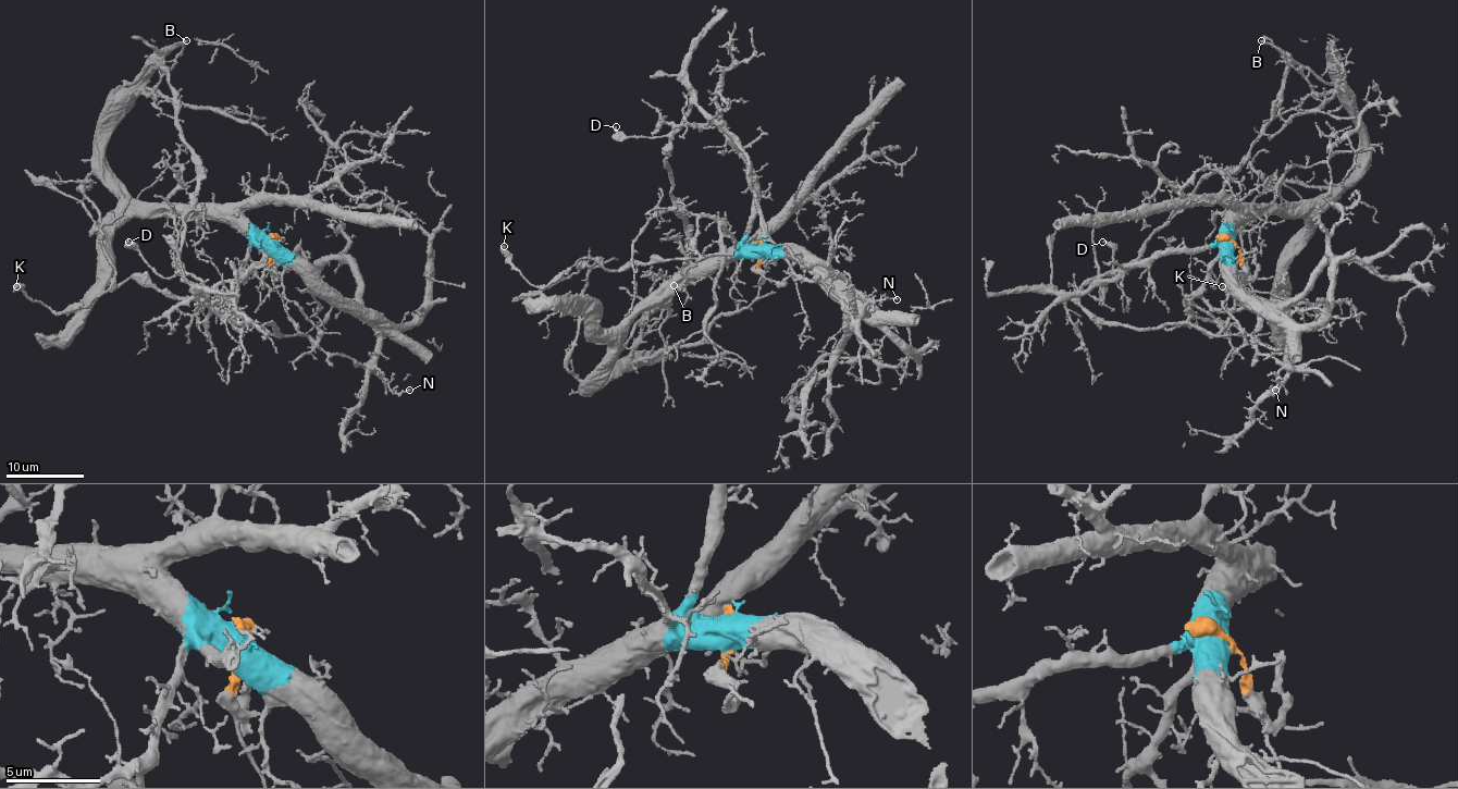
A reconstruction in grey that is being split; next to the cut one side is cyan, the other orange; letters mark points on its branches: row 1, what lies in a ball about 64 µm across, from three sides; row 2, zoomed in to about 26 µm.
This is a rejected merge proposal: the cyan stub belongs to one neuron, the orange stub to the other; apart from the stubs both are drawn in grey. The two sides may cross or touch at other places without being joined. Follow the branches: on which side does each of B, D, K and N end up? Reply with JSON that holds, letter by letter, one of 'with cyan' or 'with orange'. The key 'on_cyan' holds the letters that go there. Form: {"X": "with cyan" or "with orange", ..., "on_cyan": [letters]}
{"B": "with cyan", "D": "with orange", "K": "with orange", "N": "with cyan", "on_cyan": ["B", "N"]}

